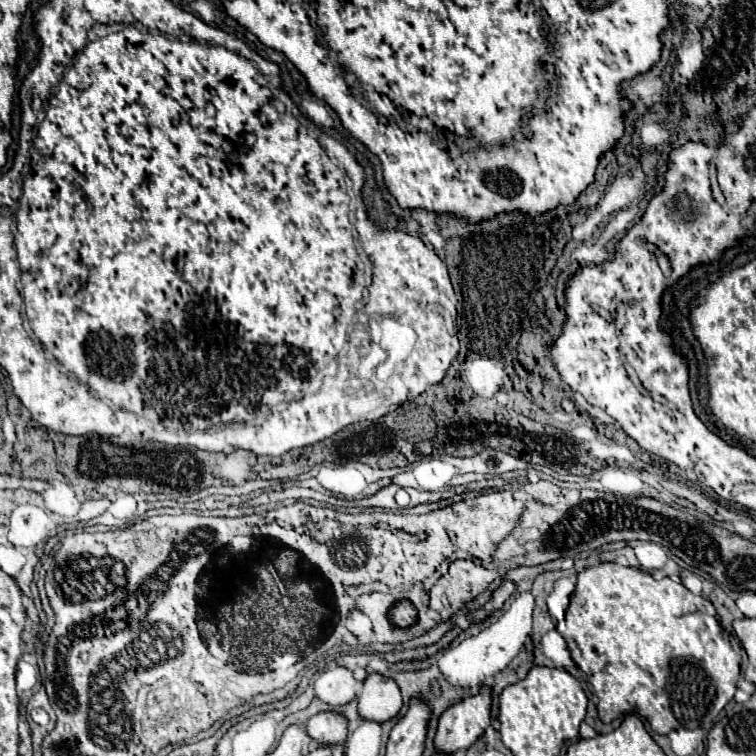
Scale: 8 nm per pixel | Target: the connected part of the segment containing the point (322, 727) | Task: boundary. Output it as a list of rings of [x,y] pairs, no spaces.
[[[320,713],[308,719],[306,733],[316,745],[342,745],[346,741],[346,719],[336,713]]]

